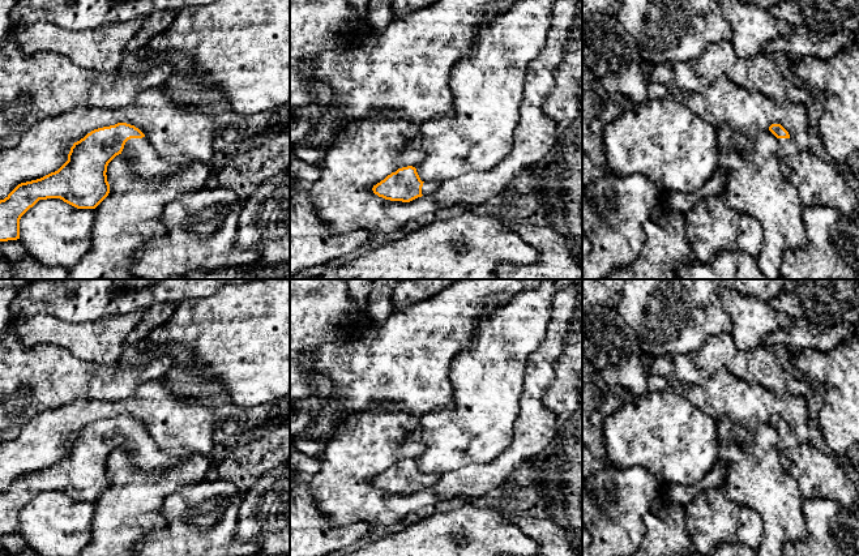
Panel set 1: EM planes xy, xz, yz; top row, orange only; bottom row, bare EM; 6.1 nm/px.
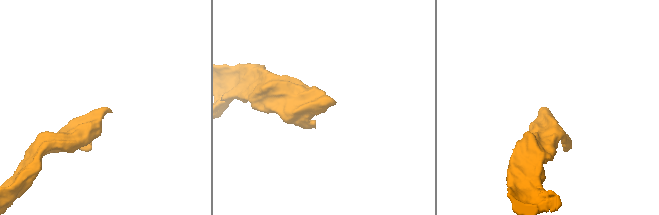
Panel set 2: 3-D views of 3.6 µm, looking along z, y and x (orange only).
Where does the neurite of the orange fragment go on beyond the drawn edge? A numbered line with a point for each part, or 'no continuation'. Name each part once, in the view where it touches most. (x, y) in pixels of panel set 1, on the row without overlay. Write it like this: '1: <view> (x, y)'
1: xy (144, 453)

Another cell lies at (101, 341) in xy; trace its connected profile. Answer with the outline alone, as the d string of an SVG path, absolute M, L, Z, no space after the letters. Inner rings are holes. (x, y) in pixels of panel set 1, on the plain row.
M134 311L76 324L55 315L39 313L13 321L12 328L25 346L54 345L85 362L116 364L129 333L144 315L145 311Z

